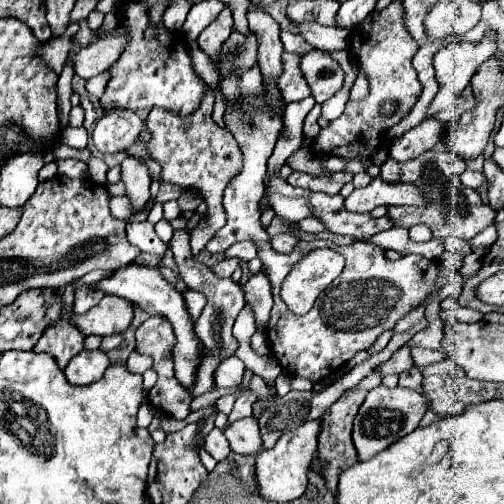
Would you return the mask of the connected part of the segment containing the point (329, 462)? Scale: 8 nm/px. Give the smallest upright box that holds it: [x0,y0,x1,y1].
[319,371,381,495]

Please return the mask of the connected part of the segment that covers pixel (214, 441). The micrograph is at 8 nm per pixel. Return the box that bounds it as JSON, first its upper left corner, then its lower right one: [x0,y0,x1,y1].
[203,427,231,461]

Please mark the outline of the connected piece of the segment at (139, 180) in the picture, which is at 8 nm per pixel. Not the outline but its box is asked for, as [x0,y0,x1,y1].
[121,155,151,211]

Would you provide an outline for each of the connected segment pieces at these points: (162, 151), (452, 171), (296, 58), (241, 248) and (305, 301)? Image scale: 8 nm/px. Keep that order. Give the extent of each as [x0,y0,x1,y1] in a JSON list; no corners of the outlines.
[[147,89,243,255],[379,147,495,239],[281,53,311,103],[225,241,257,259],[281,248,341,315]]

